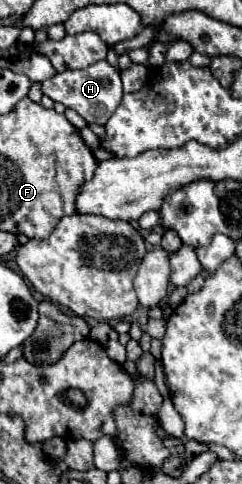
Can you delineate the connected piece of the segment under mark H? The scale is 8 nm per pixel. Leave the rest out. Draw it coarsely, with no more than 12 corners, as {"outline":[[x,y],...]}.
{"outline":[[107,61],[43,81],[43,93],[105,125],[123,97]]}

